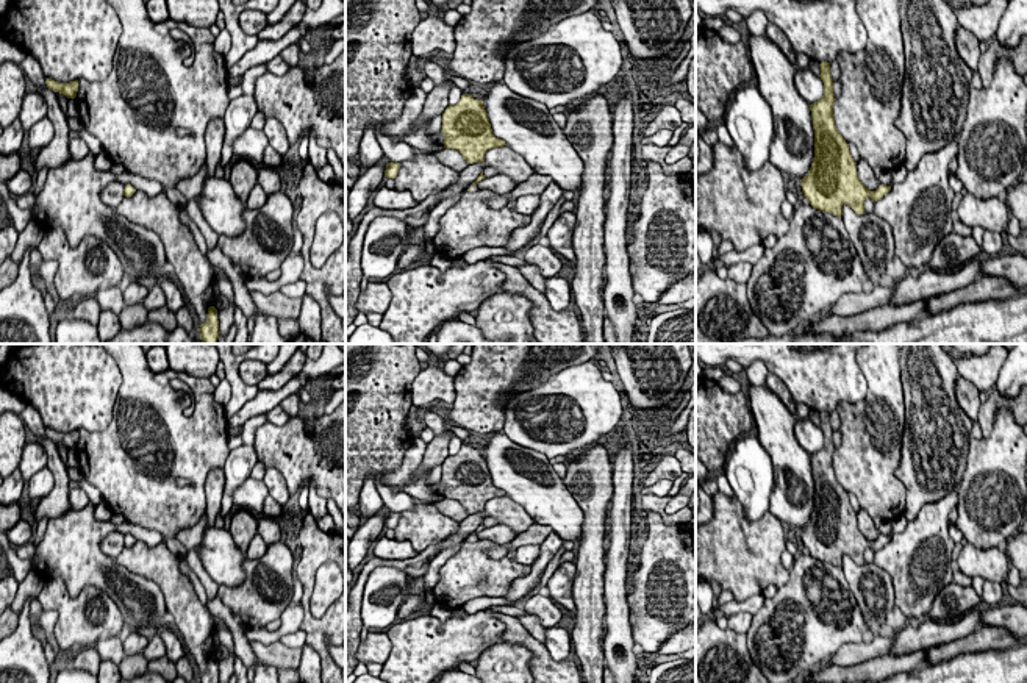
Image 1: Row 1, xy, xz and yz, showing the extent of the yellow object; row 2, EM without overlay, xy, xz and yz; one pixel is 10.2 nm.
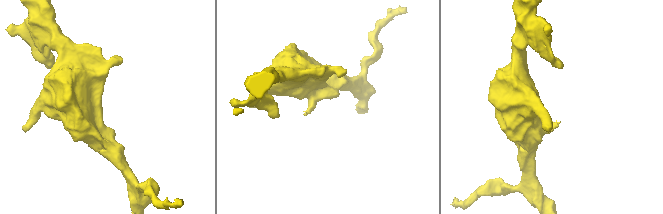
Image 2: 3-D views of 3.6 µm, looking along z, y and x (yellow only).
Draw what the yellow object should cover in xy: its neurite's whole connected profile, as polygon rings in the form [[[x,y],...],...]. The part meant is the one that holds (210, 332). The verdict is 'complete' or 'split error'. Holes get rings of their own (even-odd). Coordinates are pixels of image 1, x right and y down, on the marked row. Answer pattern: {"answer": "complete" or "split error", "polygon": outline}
{"answer": "complete", "polygon": [[[209,306],[206,322],[200,325],[200,339],[203,344],[217,344],[219,334],[217,309]]]}

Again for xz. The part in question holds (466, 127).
{"answer": "complete", "polygon": [[[463,94],[456,105],[446,108],[441,131],[444,133],[444,148],[458,150],[467,164],[483,163],[488,150],[506,145],[505,141],[492,134],[483,102],[469,94]]]}

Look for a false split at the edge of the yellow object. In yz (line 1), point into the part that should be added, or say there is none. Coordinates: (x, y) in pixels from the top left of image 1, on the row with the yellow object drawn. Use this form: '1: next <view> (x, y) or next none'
1: next none

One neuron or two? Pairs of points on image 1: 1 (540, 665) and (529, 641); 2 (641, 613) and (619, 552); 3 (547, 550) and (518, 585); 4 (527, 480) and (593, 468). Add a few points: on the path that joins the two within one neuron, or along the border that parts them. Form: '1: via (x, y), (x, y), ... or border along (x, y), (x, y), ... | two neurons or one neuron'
1: via (540, 658), (540, 652), (535, 647) | one neuron
2: border along (627, 593), (632, 629) | two neurons
3: via (543, 560), (527, 582) | one neuron
4: border along (561, 479), (582, 510) | two neurons

